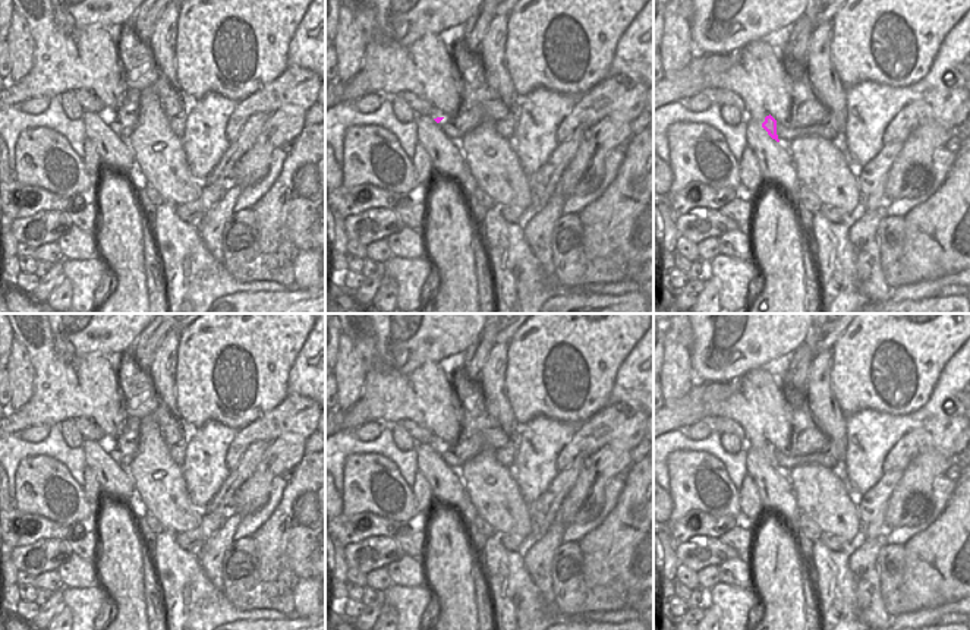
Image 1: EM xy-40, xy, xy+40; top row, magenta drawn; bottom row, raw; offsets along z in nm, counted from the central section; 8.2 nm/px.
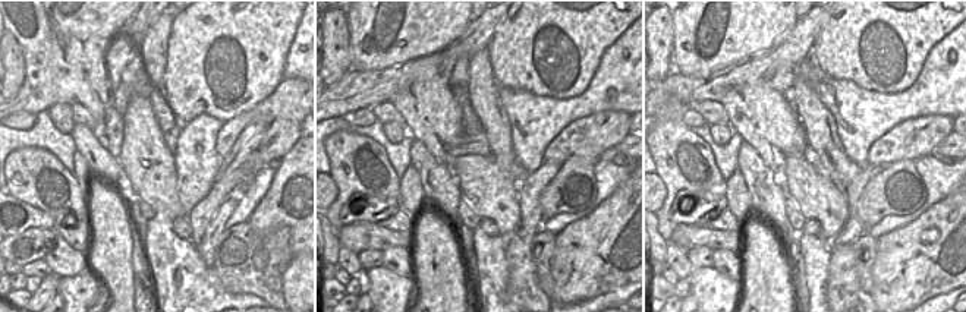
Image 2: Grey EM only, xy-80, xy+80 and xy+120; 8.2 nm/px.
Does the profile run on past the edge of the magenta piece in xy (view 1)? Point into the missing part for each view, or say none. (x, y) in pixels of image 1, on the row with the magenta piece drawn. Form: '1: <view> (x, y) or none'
1: none

